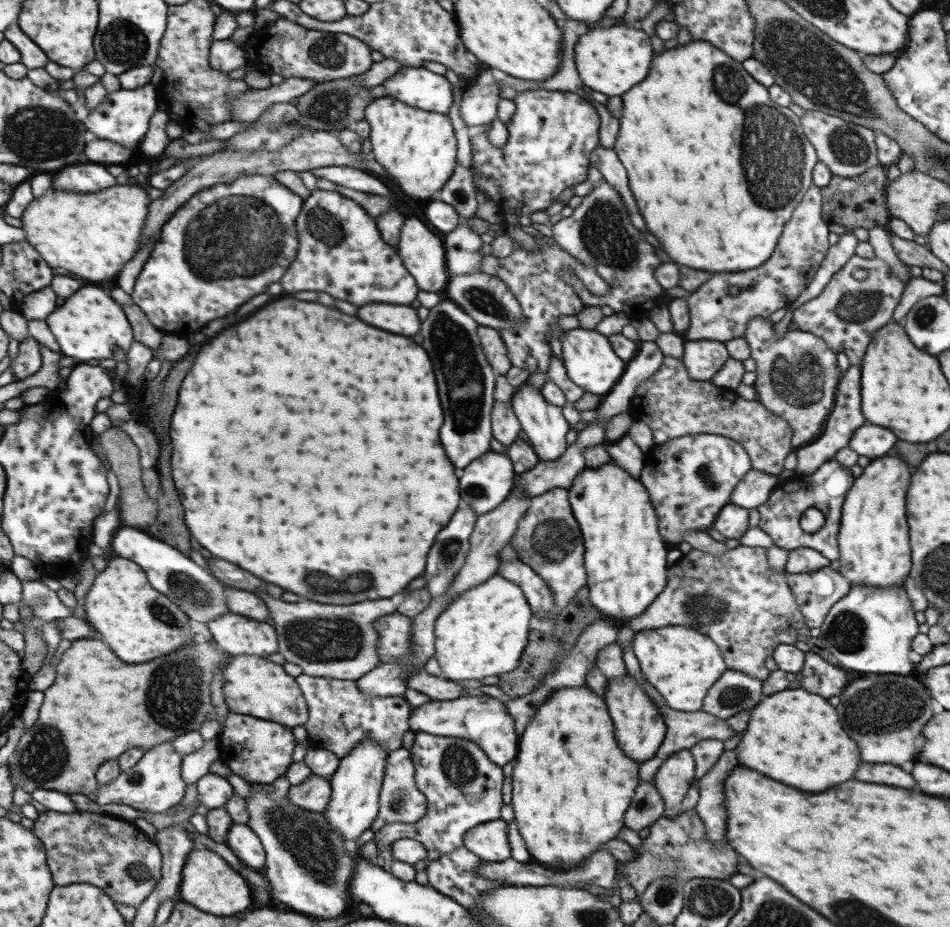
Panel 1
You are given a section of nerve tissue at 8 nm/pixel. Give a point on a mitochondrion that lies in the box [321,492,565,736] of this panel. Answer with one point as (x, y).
(449, 549)

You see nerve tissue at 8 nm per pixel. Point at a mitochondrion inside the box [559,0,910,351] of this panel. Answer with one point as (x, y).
(801, 57)

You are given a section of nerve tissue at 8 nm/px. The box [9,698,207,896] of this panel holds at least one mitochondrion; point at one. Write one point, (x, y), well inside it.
(47, 750)

